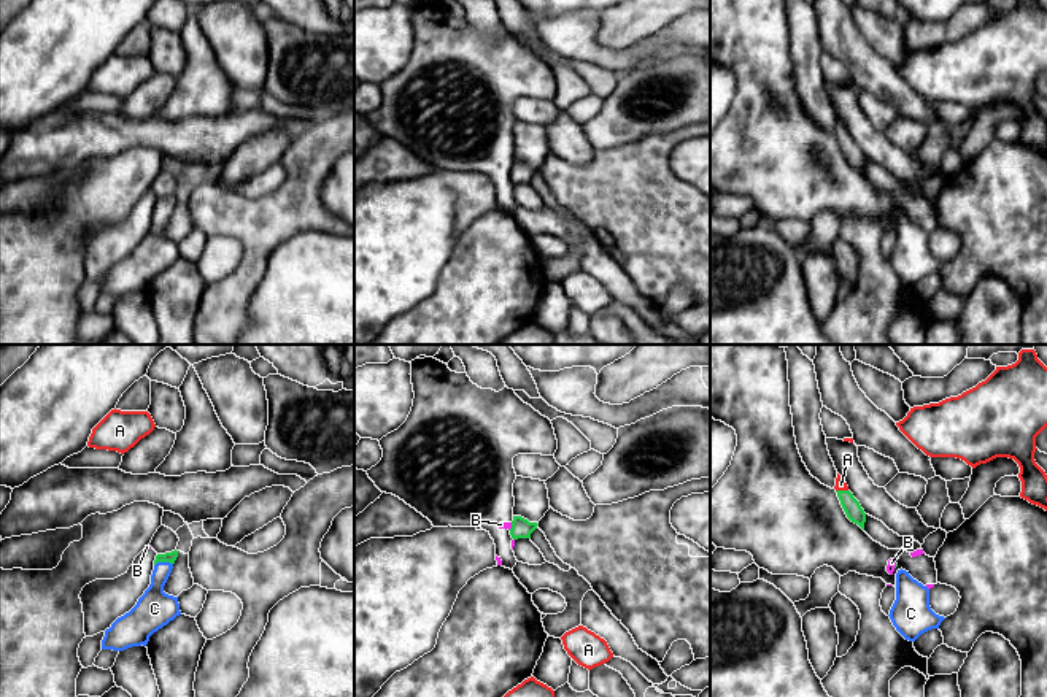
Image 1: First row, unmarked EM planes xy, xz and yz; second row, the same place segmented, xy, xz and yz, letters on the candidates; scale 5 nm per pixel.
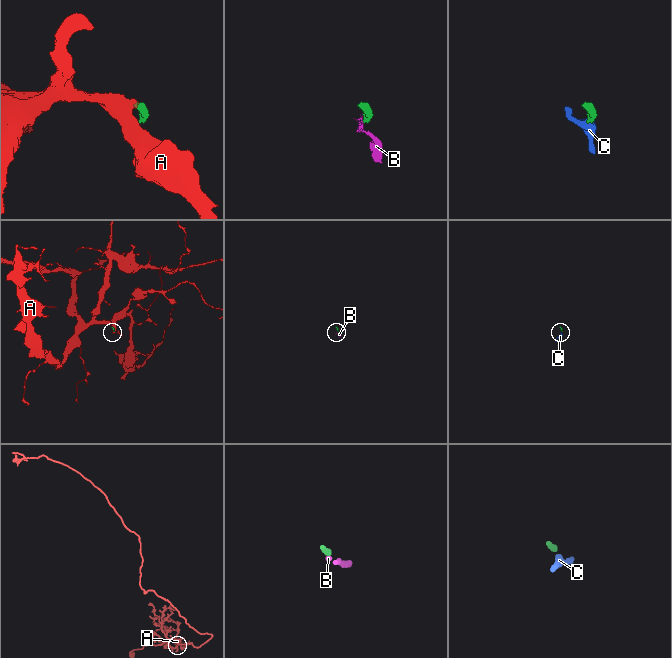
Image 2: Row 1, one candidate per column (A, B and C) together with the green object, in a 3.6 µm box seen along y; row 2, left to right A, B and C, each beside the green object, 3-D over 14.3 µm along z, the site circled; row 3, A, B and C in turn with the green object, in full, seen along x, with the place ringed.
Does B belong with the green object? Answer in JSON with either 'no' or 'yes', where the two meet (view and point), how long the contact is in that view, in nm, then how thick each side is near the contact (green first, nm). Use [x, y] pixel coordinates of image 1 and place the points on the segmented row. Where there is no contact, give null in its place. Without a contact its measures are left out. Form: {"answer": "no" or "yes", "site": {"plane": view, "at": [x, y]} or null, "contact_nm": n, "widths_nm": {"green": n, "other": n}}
{"answer": "no", "site": {"plane": "xz", "at": [512, 526]}, "contact_nm": 40, "widths_nm": {"green": 100, "other": 30}}

